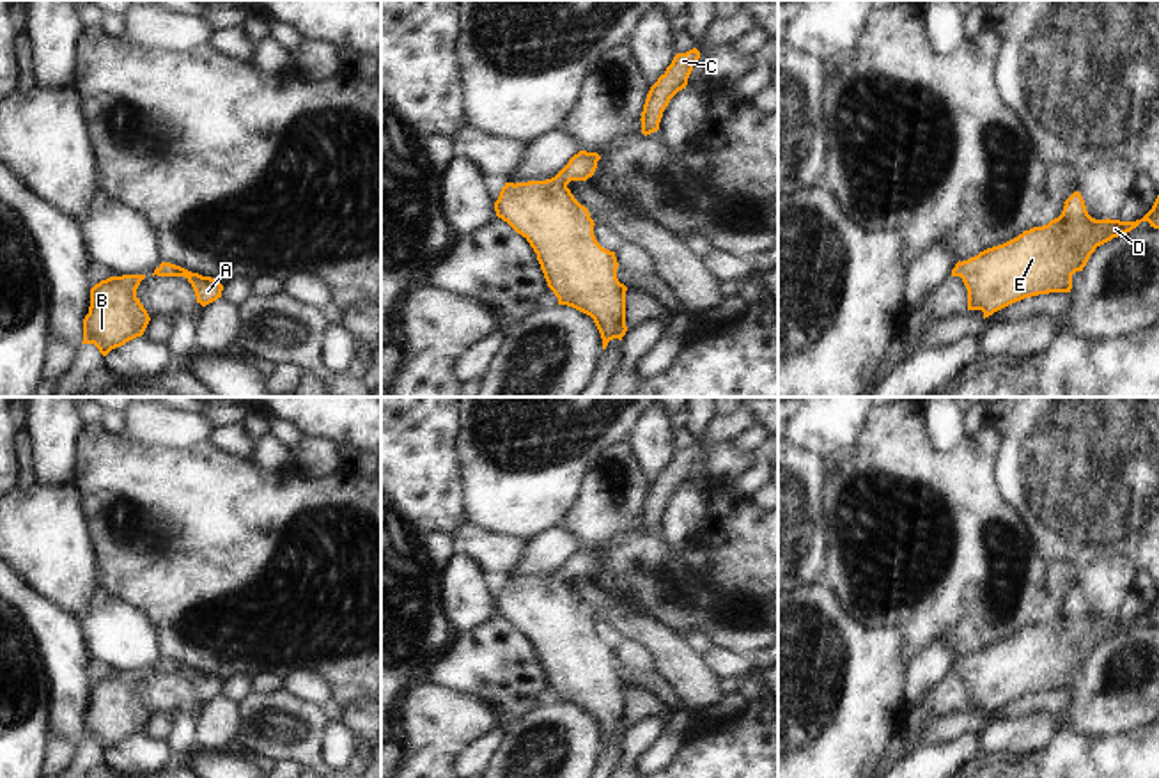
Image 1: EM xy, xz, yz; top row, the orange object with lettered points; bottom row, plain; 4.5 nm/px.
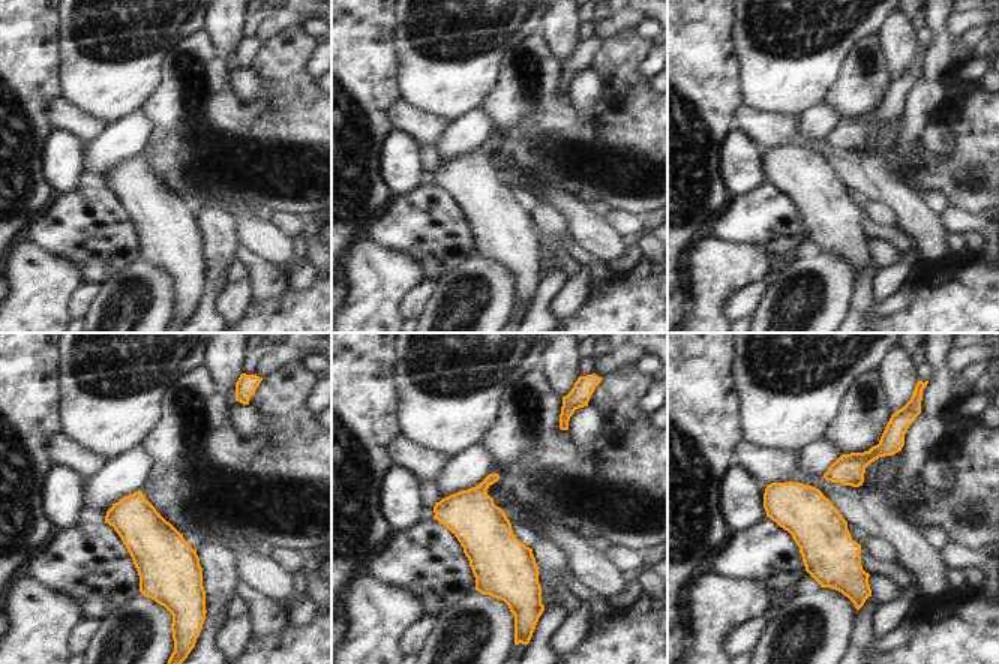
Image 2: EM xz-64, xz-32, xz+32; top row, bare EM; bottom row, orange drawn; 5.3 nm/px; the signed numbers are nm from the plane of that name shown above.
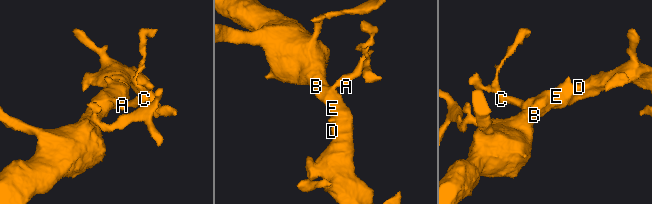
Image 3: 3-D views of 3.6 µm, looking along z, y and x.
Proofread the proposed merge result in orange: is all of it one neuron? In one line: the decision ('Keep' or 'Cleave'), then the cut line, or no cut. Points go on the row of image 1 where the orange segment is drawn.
Keep. No split

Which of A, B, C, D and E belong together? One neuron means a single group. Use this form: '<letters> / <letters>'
A B C D E

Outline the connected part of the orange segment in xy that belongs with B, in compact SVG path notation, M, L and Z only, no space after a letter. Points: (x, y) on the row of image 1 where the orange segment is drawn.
M145 275L110 276L90 289L82 344L94 344L106 356L112 349L144 335L151 321L136 298L144 278Z

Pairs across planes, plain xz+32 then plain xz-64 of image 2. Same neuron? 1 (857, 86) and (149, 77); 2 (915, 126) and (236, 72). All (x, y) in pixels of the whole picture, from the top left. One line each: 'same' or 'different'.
1: different
2: same

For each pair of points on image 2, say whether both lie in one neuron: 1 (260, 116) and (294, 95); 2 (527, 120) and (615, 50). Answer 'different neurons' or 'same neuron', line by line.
1: same neuron
2: same neuron

